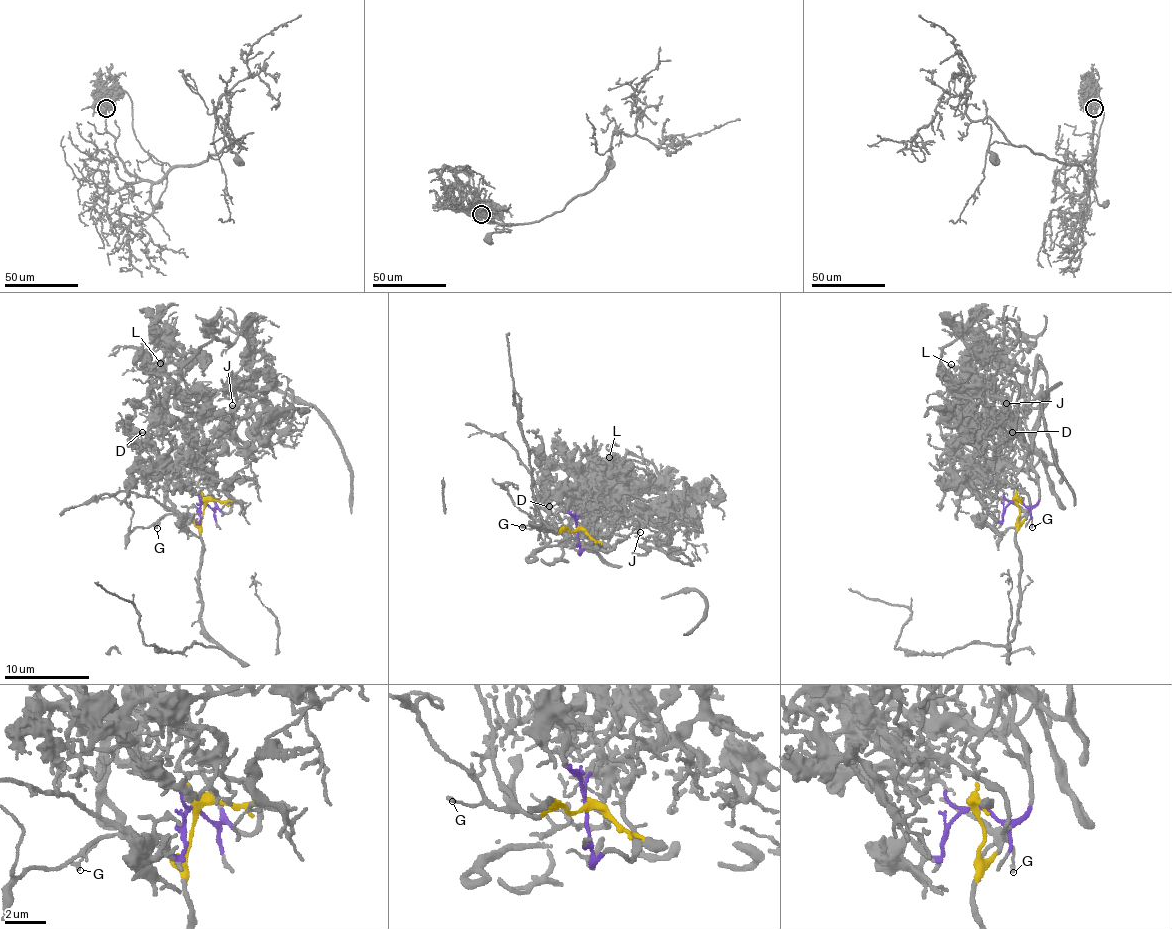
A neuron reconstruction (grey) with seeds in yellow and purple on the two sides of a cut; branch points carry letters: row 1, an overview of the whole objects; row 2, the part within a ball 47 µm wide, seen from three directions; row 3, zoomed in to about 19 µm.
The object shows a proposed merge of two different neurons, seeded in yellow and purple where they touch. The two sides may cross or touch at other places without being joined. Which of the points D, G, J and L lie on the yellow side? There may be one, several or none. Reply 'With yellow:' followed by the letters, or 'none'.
With yellow: G

